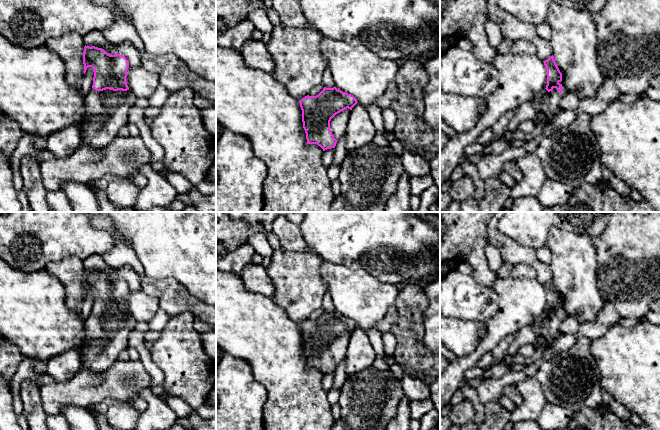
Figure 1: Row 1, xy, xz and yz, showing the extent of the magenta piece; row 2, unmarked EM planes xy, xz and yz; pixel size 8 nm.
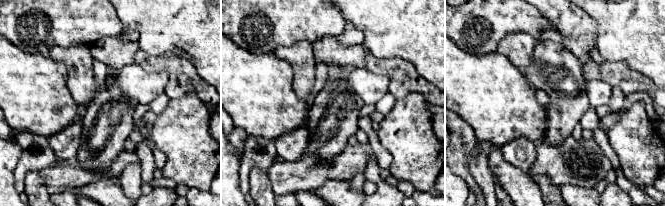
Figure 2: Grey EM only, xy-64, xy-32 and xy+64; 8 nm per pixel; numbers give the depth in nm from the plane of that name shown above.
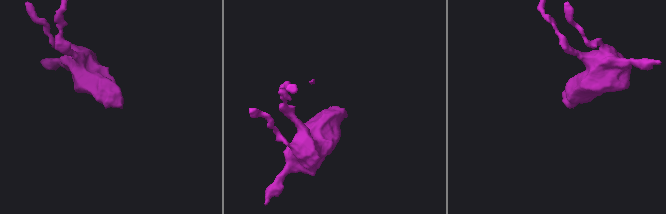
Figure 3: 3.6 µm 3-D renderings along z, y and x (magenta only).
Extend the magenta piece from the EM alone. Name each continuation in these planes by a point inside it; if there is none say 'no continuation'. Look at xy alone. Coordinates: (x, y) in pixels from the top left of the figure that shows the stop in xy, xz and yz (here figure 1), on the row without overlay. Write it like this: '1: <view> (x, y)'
1: xy (106, 336)

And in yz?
1: yz (546, 326)

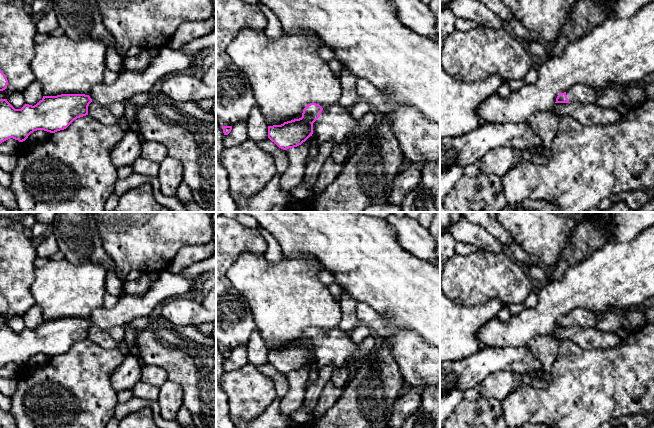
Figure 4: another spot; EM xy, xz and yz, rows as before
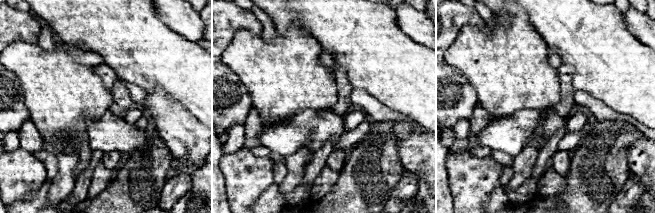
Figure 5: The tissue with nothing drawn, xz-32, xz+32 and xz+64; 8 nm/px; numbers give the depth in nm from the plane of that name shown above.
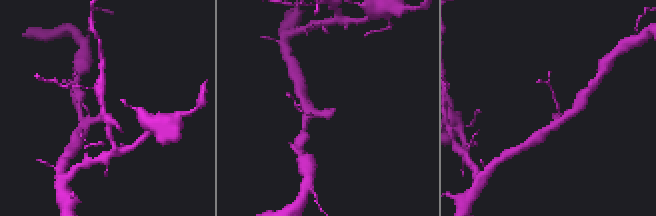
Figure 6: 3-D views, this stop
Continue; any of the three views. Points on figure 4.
1: xz (335, 348)

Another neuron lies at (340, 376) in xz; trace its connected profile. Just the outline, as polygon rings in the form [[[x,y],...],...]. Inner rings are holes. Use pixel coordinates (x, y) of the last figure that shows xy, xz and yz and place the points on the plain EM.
[[[346,367],[337,368],[331,375],[331,382],[338,388],[343,389],[349,379],[349,370]]]

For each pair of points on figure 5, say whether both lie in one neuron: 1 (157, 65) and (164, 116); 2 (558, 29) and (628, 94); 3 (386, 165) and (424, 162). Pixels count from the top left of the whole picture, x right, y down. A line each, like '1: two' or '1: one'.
1: two
2: one
3: two

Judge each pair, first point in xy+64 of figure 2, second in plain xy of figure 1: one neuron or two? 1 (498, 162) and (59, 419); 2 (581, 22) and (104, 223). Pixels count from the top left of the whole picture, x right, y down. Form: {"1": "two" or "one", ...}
{"1": "two", "2": "one"}

